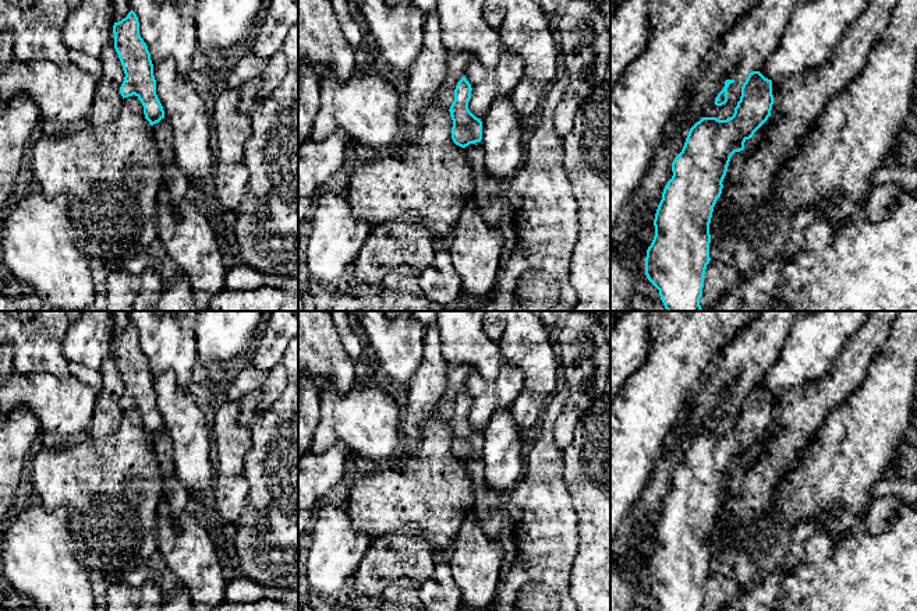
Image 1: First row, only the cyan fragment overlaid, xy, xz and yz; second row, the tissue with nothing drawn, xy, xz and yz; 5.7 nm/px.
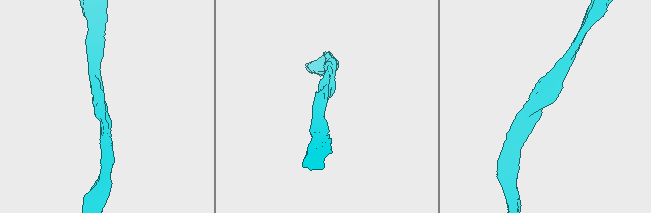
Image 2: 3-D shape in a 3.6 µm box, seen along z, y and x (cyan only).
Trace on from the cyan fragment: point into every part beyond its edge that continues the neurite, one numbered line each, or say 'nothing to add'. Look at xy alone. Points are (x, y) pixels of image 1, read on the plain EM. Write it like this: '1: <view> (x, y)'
nothing to add

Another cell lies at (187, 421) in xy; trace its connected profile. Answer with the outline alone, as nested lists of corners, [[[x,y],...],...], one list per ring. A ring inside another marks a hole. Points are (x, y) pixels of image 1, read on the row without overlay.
[[[173,371],[153,377],[156,407],[173,441],[173,469],[190,494],[213,485],[213,437],[210,412],[177,384]]]

